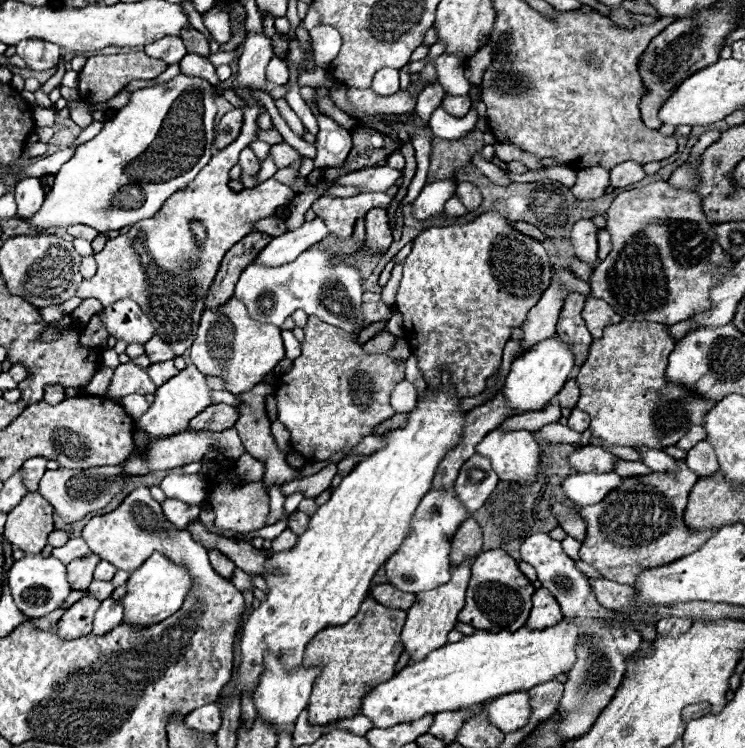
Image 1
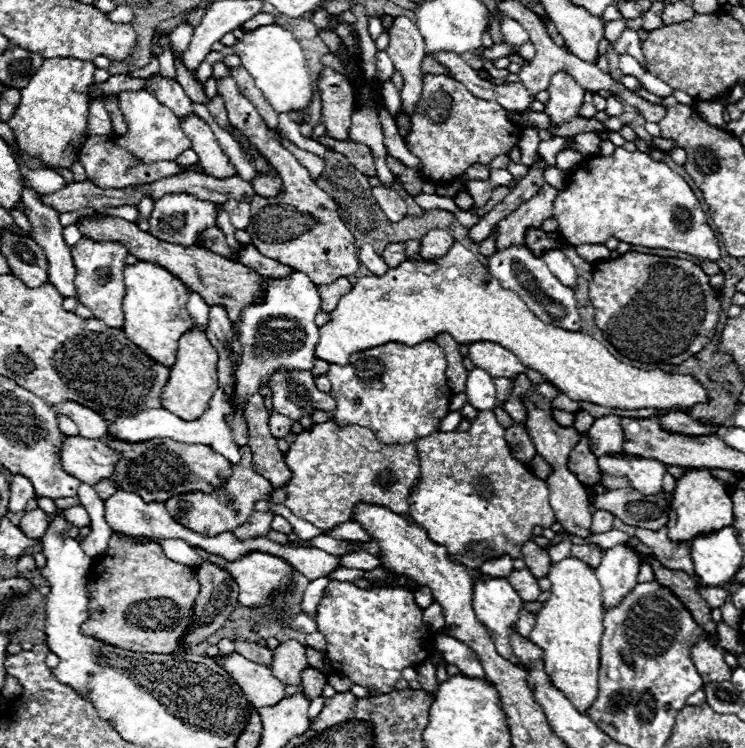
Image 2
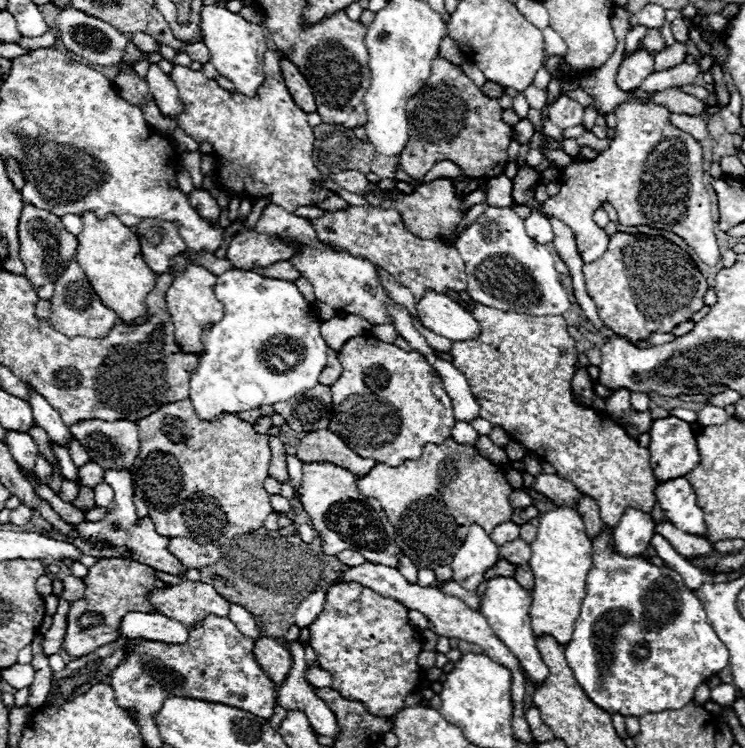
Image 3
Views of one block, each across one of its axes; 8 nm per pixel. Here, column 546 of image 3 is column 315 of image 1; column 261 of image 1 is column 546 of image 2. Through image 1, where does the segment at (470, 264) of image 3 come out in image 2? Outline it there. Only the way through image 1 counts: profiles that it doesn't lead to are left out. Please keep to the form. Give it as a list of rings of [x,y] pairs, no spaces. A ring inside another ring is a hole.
[[[510,246],[506,250],[494,252],[488,256],[486,262],[488,270],[492,272],[492,276],[496,276],[500,280],[500,284],[504,288],[510,288],[514,292],[518,292],[518,296],[526,302],[526,306],[540,318],[546,320],[548,324],[556,324],[564,330],[580,330],[582,328],[582,320],[578,314],[578,302],[574,298],[574,292],[564,286],[544,264],[542,258],[536,258],[526,246],[518,248],[518,246]]]

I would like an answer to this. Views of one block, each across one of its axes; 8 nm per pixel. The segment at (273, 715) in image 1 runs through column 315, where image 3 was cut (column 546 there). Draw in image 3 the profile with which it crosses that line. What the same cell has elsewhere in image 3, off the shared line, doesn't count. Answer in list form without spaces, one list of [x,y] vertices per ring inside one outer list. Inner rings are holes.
[[[498,576],[498,578],[488,580],[488,588],[482,594],[480,612],[488,620],[490,628],[496,632],[496,636],[500,636],[500,640],[506,644],[506,648],[520,660],[522,670],[534,682],[534,686],[540,686],[548,678],[548,668],[540,658],[540,652],[536,648],[536,638],[530,628],[530,616],[528,616],[530,604],[532,604],[532,596],[528,590],[524,590],[514,578]]]

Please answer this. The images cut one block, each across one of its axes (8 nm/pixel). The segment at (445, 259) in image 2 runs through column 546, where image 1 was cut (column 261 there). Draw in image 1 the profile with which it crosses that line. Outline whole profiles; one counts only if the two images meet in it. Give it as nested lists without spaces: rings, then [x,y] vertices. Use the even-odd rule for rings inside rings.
[[[230,298],[224,306],[206,310],[202,314],[196,340],[190,346],[192,364],[200,368],[200,372],[204,372],[206,376],[224,378],[226,390],[236,396],[240,392],[248,392],[248,388],[254,388],[258,382],[262,382],[264,376],[270,374],[282,358],[284,344],[280,338],[280,328],[252,320],[246,312],[246,306],[236,298]]]

